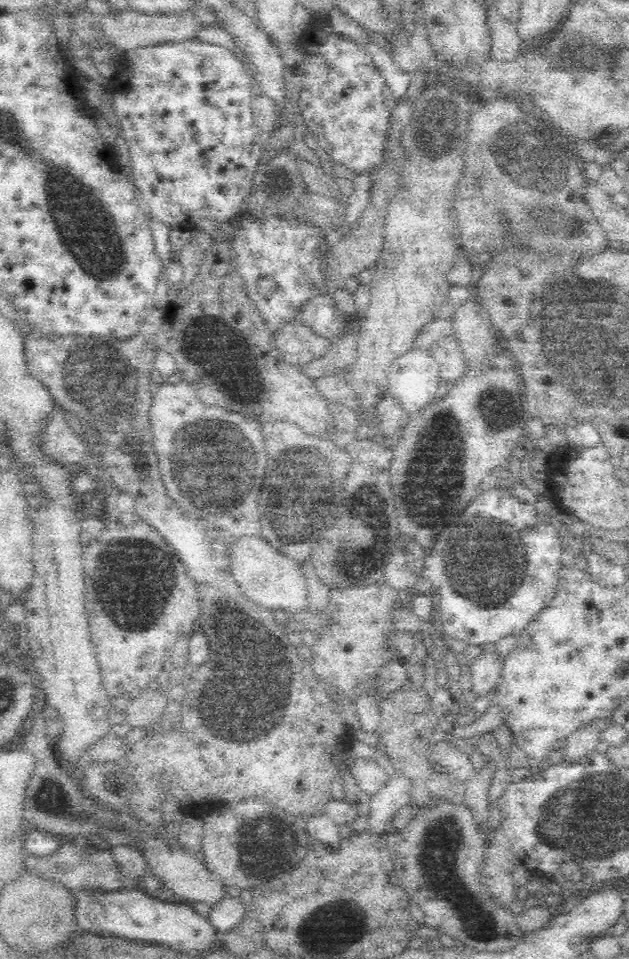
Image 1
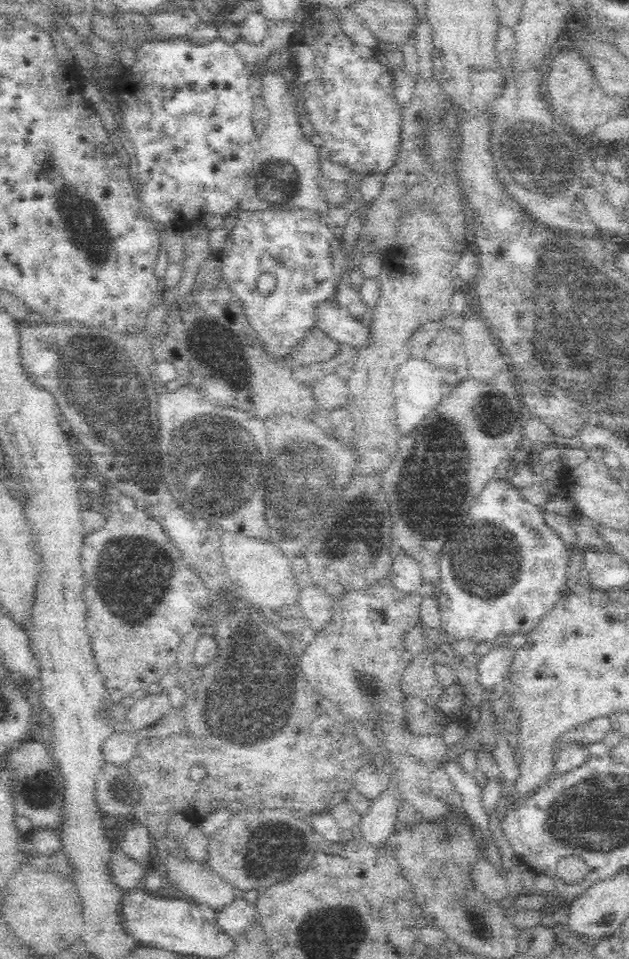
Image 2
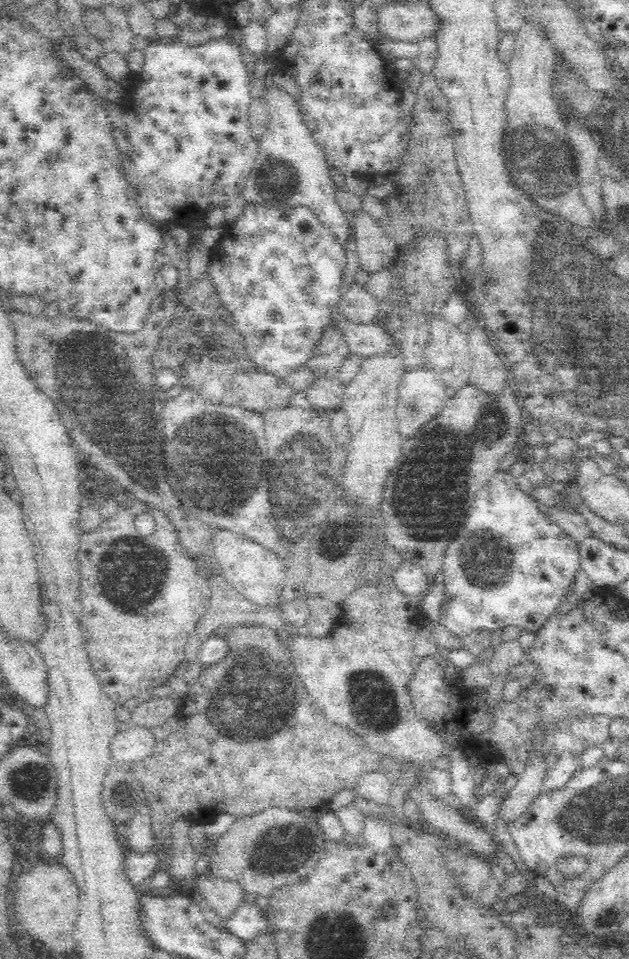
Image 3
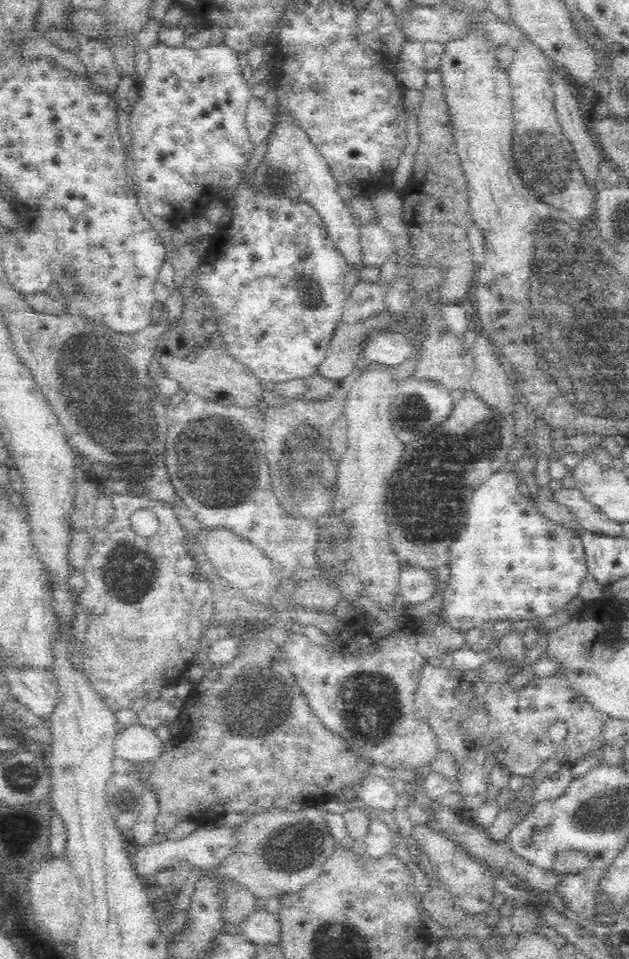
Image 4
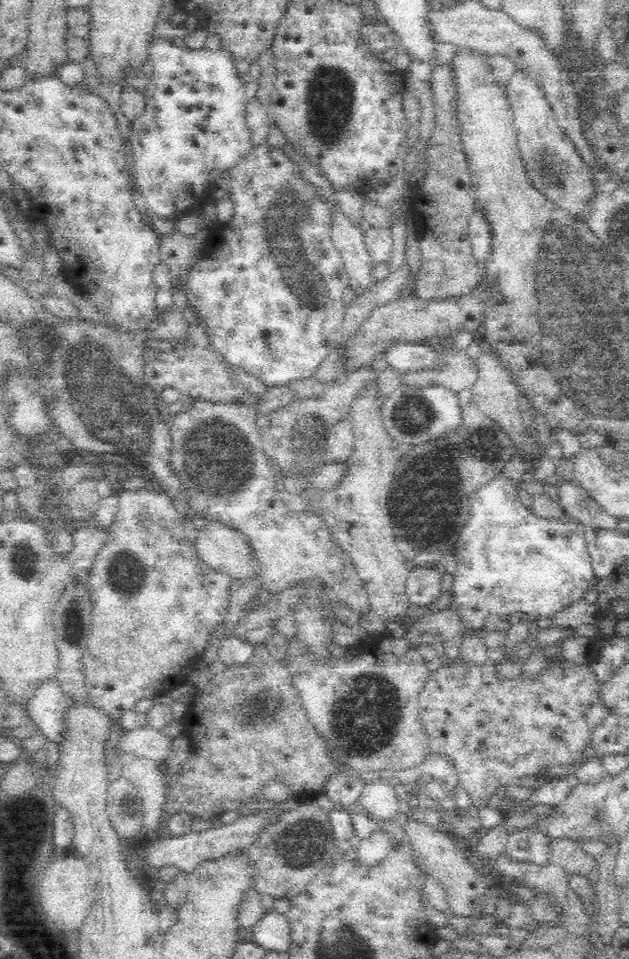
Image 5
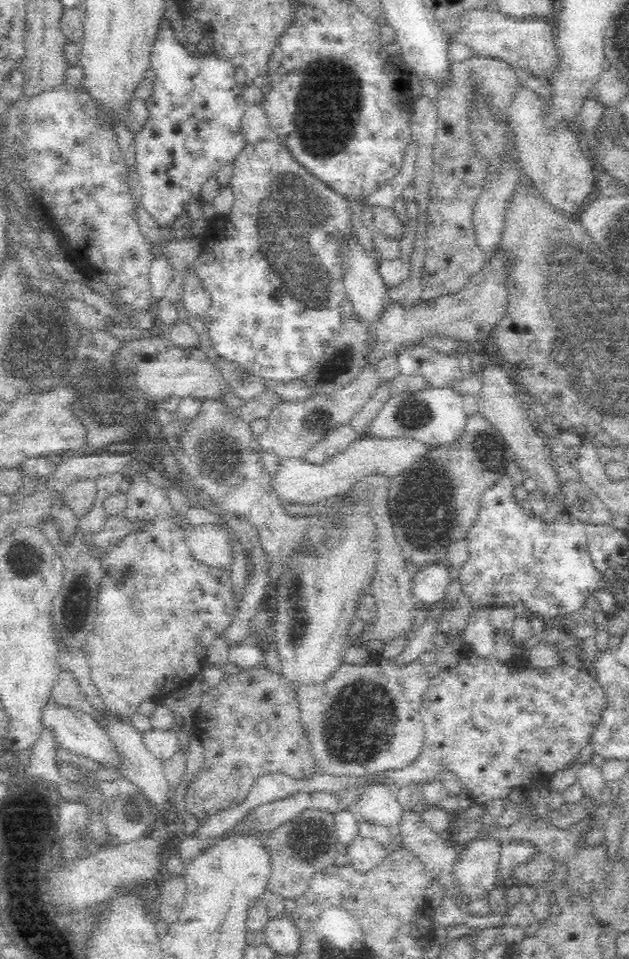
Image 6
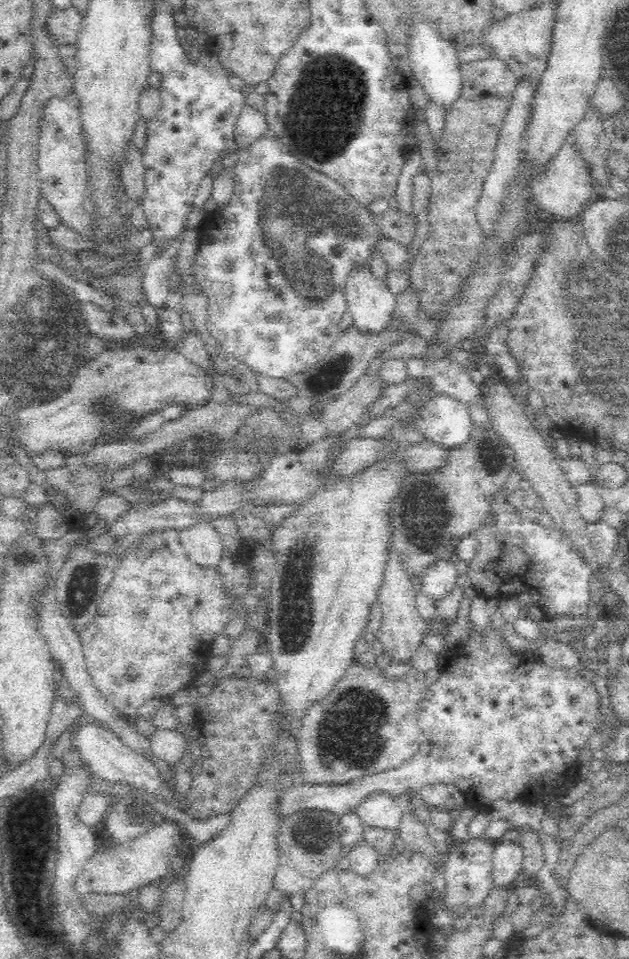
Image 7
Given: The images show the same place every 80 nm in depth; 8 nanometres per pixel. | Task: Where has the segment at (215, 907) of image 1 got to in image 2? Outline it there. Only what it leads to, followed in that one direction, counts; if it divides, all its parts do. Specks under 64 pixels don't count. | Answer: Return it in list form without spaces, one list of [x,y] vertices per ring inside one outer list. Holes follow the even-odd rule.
[[[234,898],[222,907],[214,910],[214,920],[222,932],[227,935],[242,932],[248,922],[255,919],[253,906],[243,898]]]

